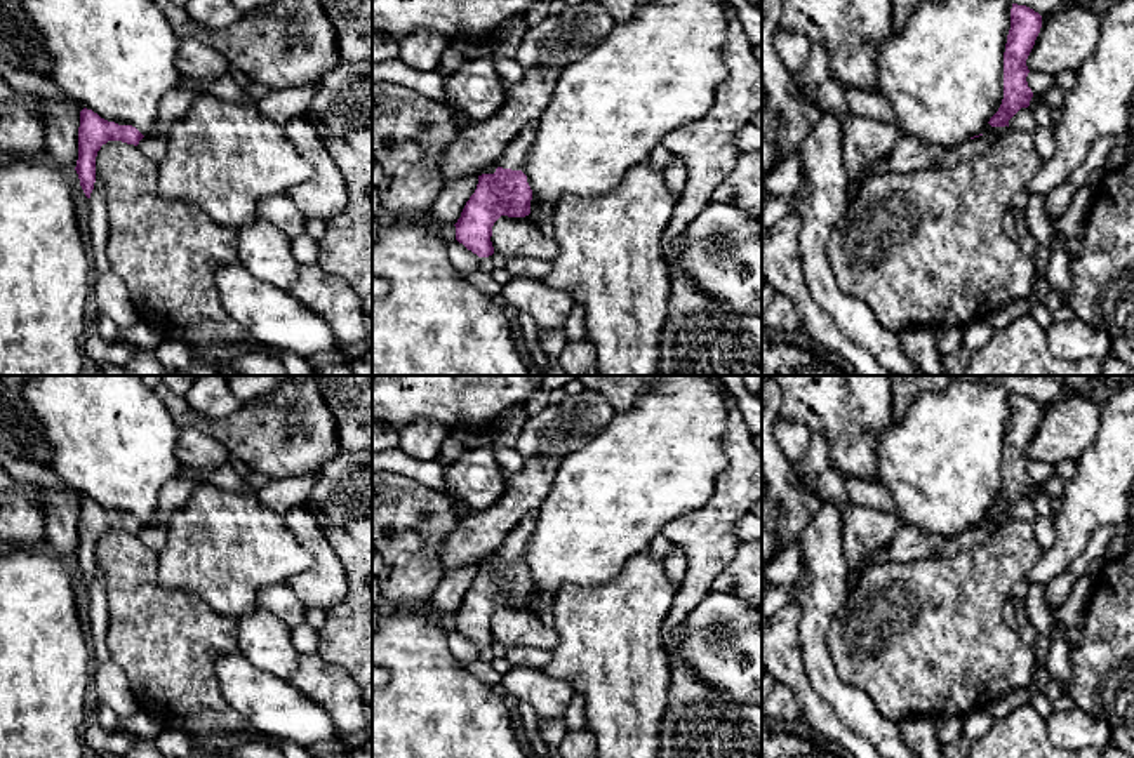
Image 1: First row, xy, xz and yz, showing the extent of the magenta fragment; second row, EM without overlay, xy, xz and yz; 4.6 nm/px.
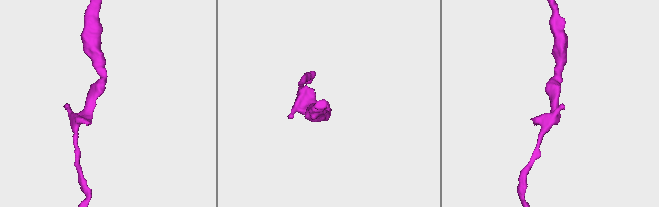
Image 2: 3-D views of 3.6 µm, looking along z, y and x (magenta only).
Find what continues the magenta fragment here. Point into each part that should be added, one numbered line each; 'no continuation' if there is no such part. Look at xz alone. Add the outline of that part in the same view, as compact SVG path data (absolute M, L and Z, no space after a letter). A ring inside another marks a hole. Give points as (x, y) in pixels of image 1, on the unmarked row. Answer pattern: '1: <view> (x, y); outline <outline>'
1: xz (513, 546); outline M537 511L529 513L515 525L515 529L506 535L506 539L499 546L499 556L524 562L529 539L534 532L536 516Z

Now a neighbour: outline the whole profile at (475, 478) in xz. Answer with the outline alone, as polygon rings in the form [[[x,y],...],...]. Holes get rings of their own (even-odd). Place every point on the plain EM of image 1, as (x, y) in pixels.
[[[492,447],[466,450],[457,461],[444,466],[445,492],[463,501],[473,513],[497,502],[506,489],[506,471],[497,464]]]

